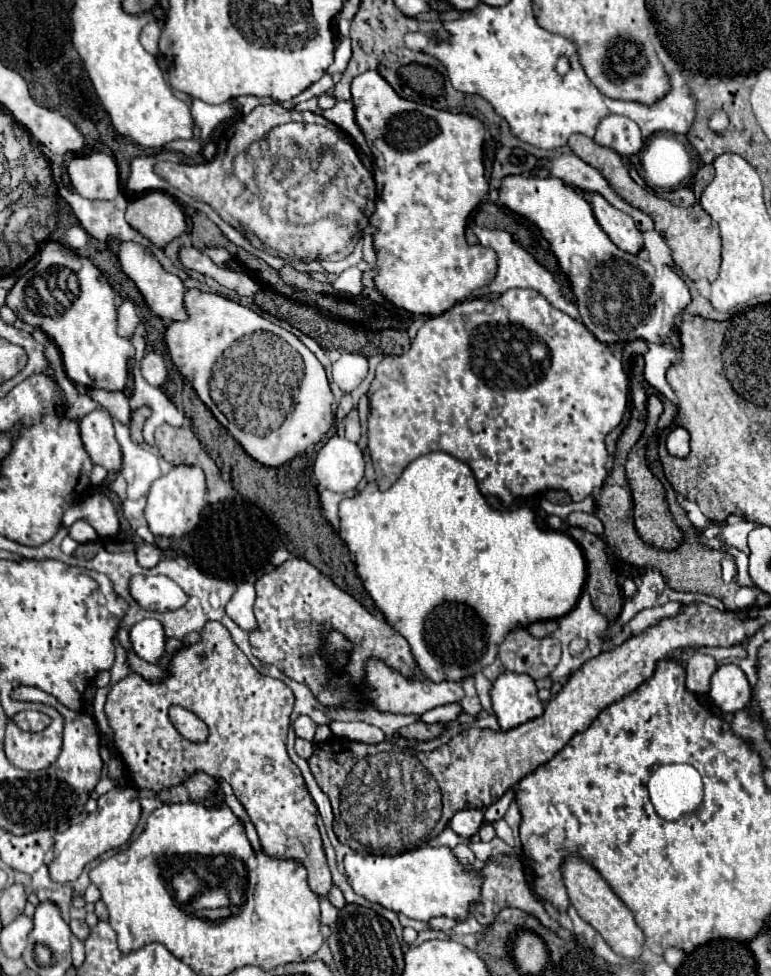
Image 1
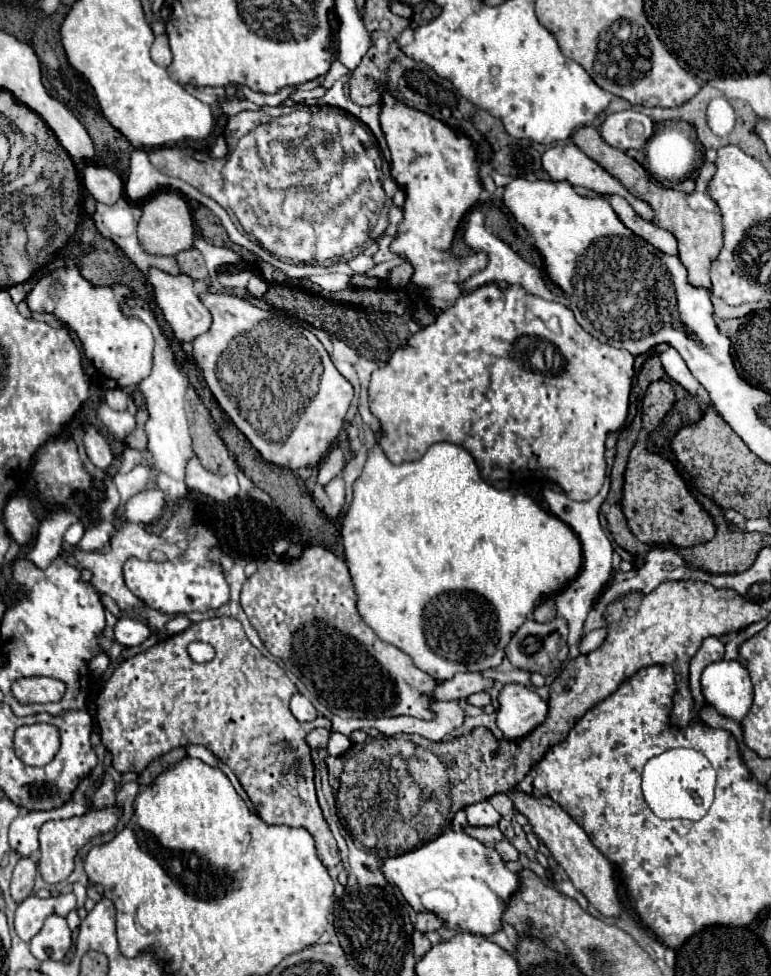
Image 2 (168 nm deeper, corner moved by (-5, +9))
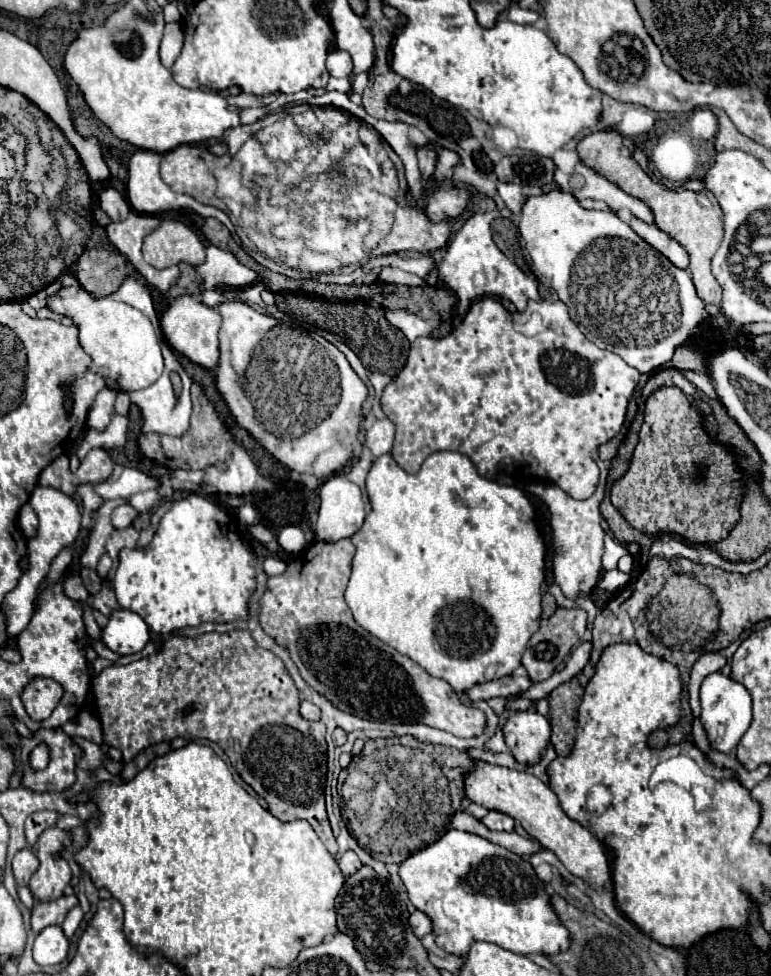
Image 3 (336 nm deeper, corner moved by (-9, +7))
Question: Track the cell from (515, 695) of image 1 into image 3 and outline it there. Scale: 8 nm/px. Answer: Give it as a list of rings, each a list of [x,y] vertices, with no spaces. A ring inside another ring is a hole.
[[[522,711],[506,721],[504,737],[518,763],[536,765],[550,741],[550,723],[536,711]]]

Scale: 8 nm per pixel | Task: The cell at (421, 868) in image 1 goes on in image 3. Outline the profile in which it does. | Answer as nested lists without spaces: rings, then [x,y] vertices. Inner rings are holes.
[[[448,829],[438,841],[400,863],[400,879],[410,903],[430,917],[436,945],[446,953],[466,957],[470,945],[476,941],[490,941],[518,955],[558,955],[570,947],[570,933],[558,919],[550,893],[538,879],[534,867],[524,857],[478,835]]]

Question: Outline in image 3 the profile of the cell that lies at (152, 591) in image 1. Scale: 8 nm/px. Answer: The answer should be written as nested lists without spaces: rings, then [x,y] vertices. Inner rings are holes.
[[[188,495],[176,501],[160,519],[152,541],[146,547],[122,549],[120,563],[112,581],[120,607],[138,613],[150,627],[152,633],[168,639],[172,631],[198,627],[204,621],[210,623],[232,623],[246,621],[250,617],[248,601],[256,591],[256,561],[250,549],[240,539],[238,531],[228,523],[228,513],[208,497]]]

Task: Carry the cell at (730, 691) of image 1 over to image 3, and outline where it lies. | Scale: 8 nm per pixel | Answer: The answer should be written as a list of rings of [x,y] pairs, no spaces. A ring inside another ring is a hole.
[[[712,673],[706,677],[700,689],[700,701],[702,701],[702,725],[708,735],[710,747],[720,753],[732,753],[740,741],[740,737],[746,733],[752,721],[752,701],[750,693],[746,693],[744,685],[738,685],[730,677],[722,673]]]

